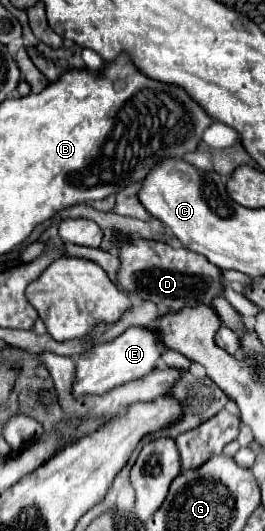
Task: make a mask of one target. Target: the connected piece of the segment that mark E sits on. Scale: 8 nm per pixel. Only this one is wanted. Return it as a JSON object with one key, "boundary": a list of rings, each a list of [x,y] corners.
{"boundary":[[[130,327],[114,341],[96,345],[94,351],[84,353],[76,359],[76,375],[74,375],[74,385],[72,385],[74,397],[80,399],[84,395],[102,395],[114,389],[116,385],[124,385],[128,381],[144,377],[156,367],[156,361],[164,349],[166,347],[160,345],[158,335],[144,327]]]}

